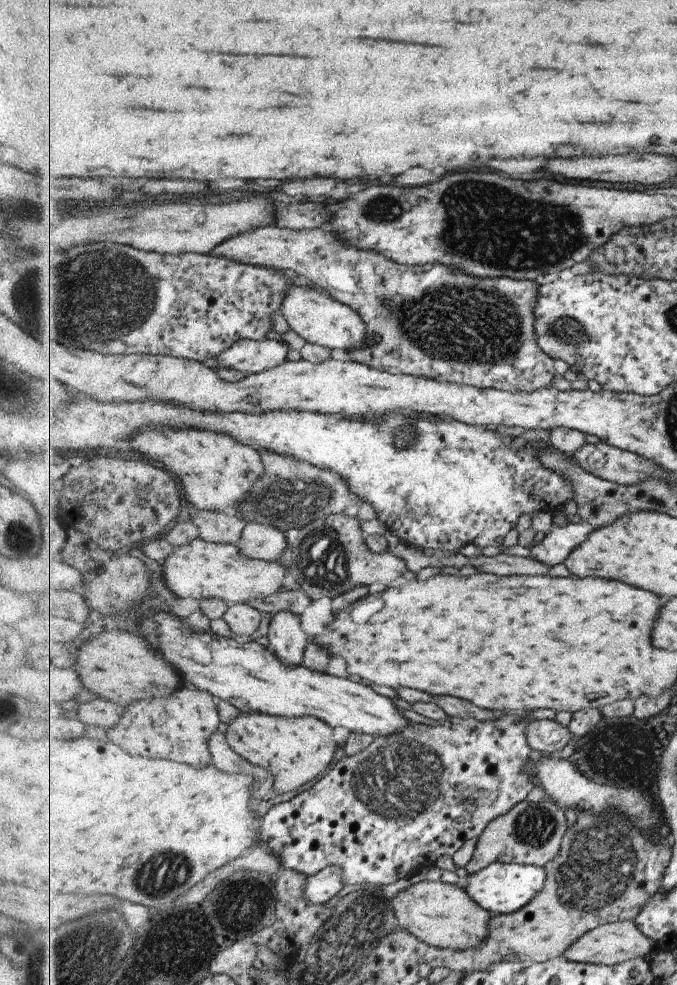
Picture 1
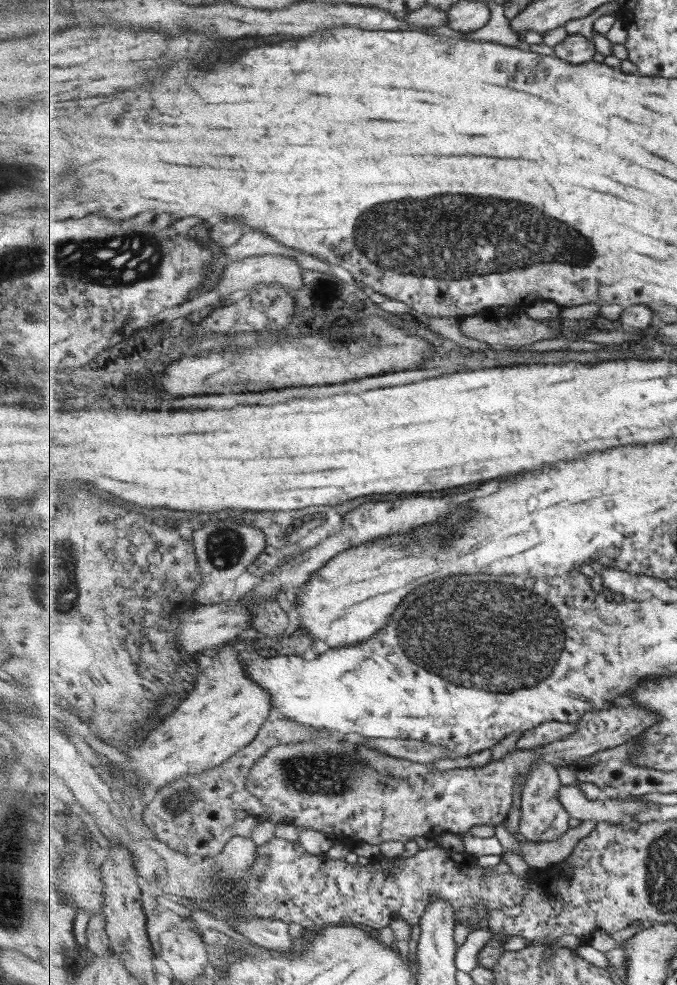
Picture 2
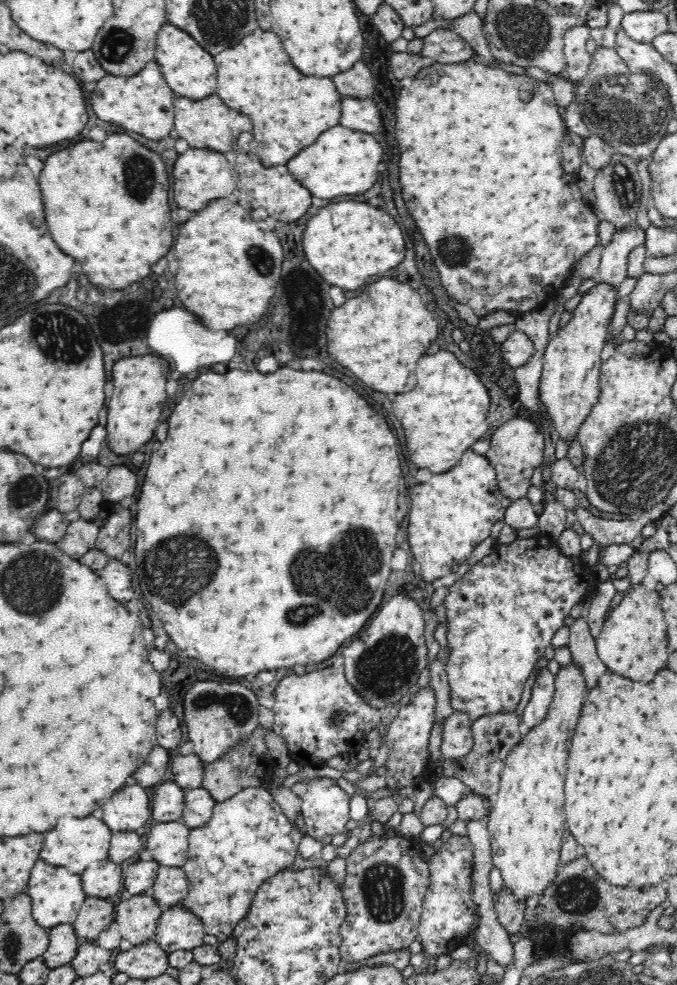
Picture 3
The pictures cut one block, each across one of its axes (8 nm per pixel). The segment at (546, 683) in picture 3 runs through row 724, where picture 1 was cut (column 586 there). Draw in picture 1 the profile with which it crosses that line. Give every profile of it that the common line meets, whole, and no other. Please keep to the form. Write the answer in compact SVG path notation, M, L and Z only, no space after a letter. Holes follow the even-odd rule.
M587 522L553 525L542 541L529 548L529 558L550 567L564 563L575 548L586 542L595 529L595 526Z

